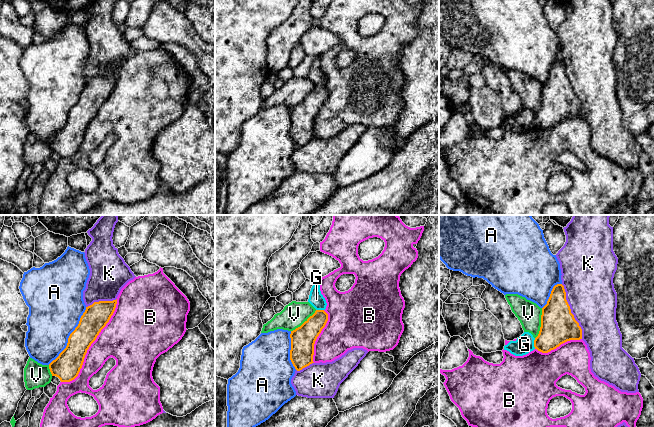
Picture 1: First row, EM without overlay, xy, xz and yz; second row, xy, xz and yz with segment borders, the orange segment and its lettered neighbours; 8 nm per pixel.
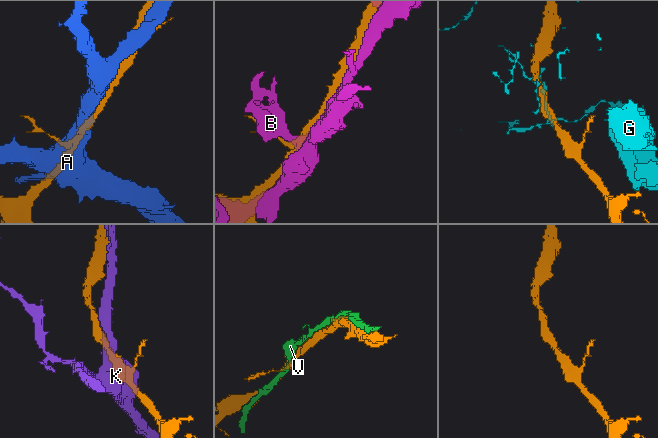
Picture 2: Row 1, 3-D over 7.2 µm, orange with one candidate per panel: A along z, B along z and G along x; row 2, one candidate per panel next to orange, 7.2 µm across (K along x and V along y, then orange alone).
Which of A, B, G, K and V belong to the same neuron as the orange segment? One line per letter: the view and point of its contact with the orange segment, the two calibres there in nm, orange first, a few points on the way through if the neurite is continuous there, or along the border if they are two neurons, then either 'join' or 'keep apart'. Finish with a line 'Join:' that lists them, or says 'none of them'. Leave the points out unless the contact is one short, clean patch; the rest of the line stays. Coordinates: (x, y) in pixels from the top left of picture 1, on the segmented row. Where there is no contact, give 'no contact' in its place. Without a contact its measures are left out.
A: meets orange in xy at (69, 336); 220 nm thick on the orange side, 420 nm on the other; keep apart
B: meets orange in xy at (90, 345); 220 nm thick on the orange side, 320 nm on the other; keep apart
G: meets orange in yz at (534, 343); 280 nm thick on the orange side, 150 nm on the other; keep apart
K: meets orange in yz at (570, 311); 280 nm thick on the orange side, 400 nm on the other; keep apart
V: meets orange in yz at (541, 323); 280 nm thick on the orange side, 190 nm on the other; keep apart
Join: none of them

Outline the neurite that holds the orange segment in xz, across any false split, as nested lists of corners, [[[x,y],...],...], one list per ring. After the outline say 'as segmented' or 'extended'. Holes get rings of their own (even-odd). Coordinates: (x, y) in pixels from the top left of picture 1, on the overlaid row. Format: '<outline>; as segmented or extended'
[[[316,310],[300,327],[291,331],[290,360],[297,371],[314,363],[314,344],[327,321],[328,314]]]; as segmented

